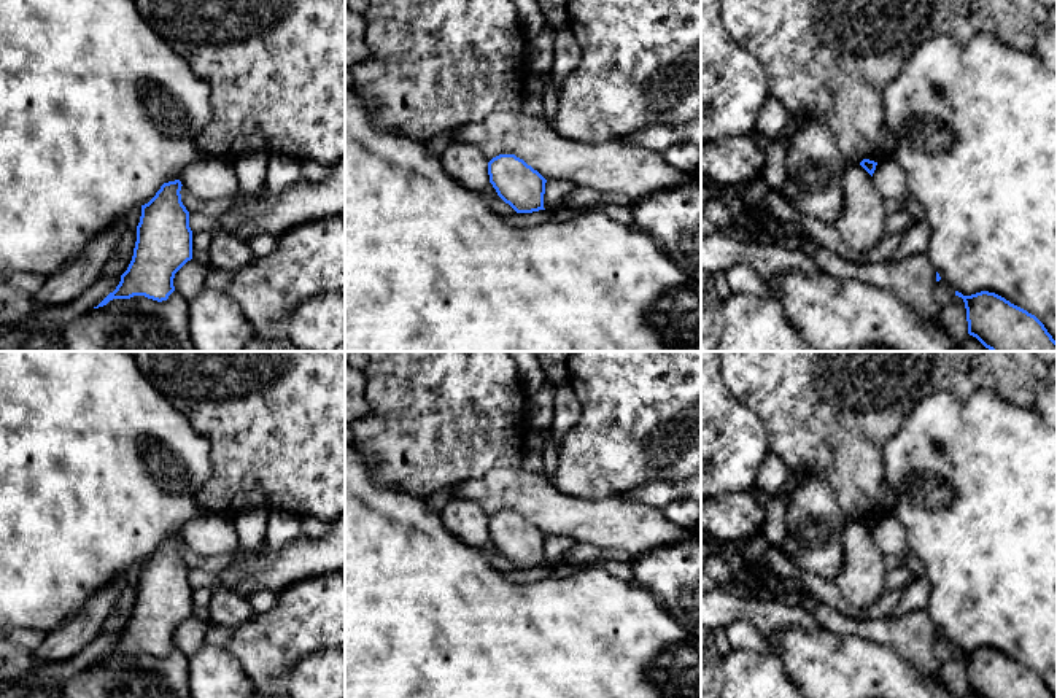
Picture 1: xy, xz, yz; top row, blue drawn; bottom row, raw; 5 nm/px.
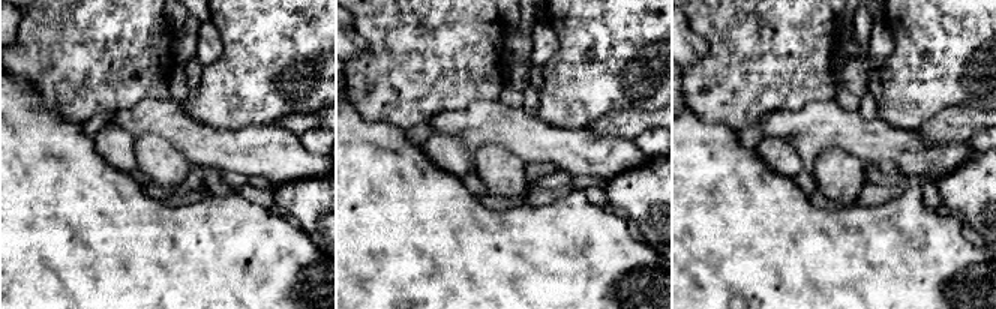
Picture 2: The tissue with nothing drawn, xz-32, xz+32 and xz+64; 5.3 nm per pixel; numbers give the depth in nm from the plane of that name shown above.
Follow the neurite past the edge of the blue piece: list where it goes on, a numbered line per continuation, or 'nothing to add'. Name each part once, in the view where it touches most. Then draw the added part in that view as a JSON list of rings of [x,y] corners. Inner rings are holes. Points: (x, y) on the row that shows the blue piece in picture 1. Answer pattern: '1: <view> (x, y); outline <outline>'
nothing to add

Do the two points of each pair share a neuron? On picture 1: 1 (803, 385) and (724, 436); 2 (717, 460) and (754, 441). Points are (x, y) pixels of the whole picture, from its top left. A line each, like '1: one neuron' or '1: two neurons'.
1: two neurons
2: one neuron

